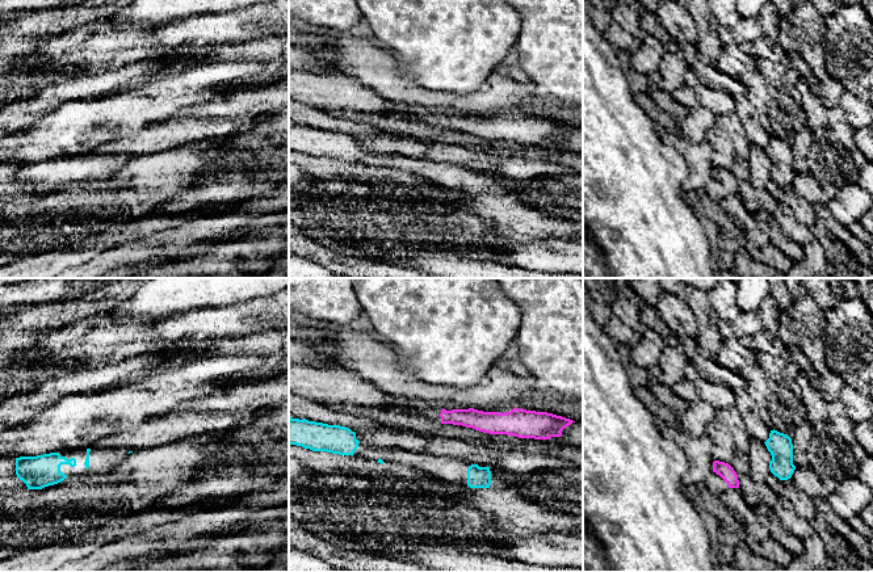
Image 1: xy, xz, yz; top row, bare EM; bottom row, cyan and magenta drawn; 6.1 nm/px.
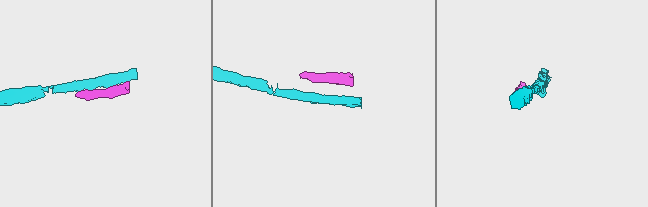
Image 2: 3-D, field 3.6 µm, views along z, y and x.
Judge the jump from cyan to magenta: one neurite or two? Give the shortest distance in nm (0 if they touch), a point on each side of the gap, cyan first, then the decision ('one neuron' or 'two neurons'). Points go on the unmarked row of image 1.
200 nm | xz (487, 172), (490, 139) | two neurons

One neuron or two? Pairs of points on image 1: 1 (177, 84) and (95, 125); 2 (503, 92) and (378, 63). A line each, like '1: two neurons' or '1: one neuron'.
1: one neuron
2: one neuron

